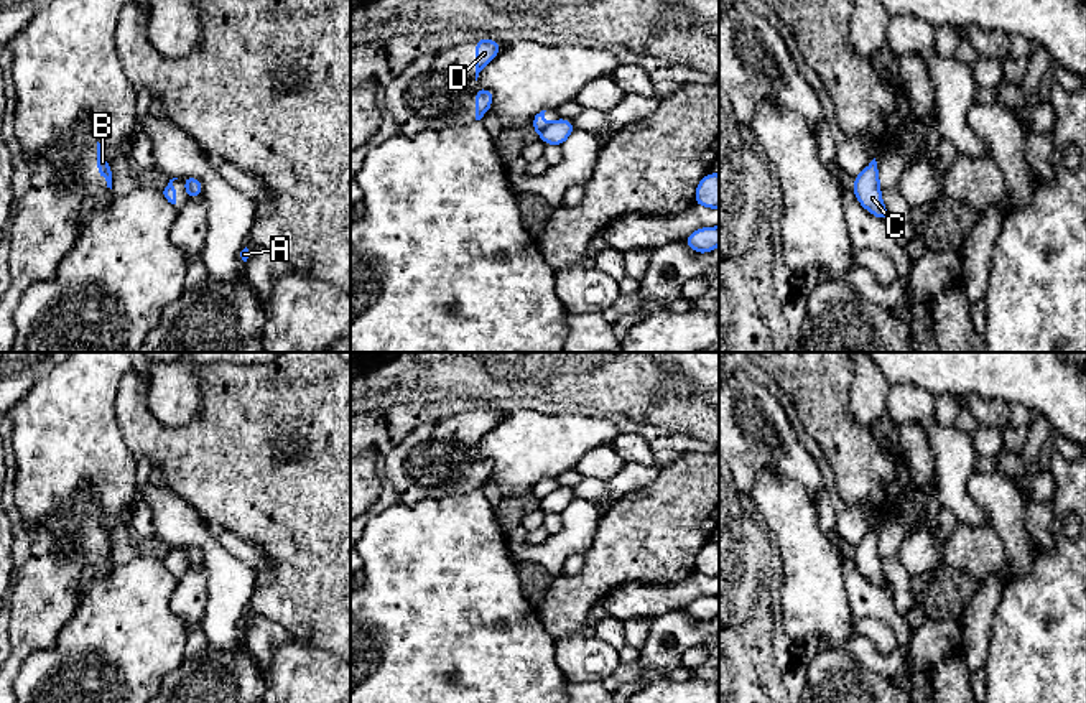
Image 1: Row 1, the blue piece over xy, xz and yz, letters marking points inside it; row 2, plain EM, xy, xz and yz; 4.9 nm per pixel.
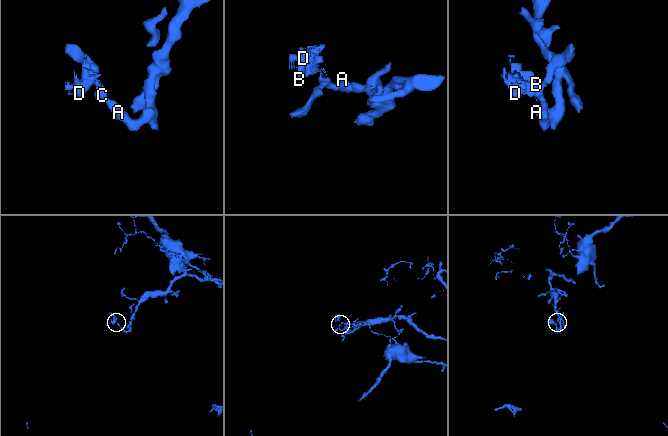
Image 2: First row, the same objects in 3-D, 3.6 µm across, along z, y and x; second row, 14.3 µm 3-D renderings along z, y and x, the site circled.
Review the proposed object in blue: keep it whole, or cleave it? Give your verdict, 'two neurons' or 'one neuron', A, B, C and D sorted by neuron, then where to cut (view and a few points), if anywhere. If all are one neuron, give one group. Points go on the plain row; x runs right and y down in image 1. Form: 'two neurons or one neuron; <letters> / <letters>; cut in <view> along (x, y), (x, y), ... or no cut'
two neurons; A C / B D; cut in xz along (547, 494), (538, 502)

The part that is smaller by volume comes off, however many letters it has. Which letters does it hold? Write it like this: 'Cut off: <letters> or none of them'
Cut off: A, C

